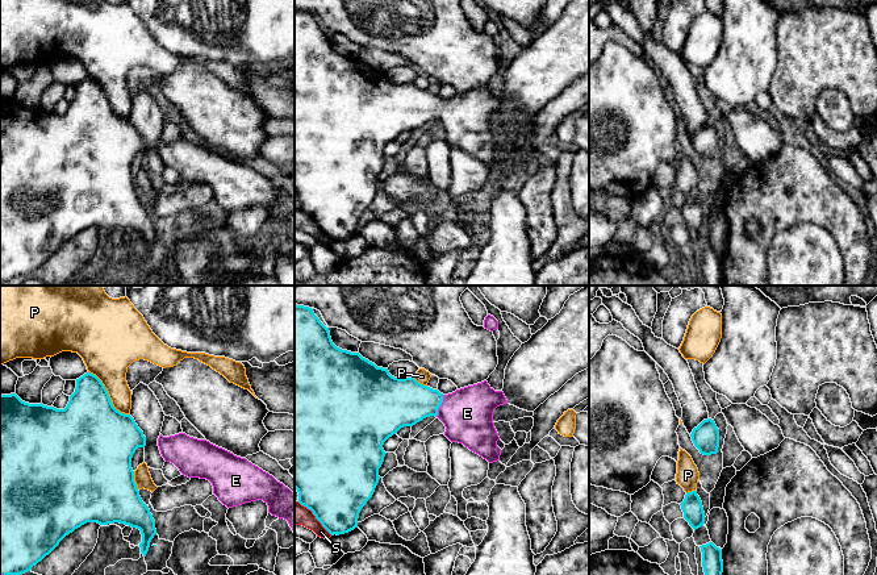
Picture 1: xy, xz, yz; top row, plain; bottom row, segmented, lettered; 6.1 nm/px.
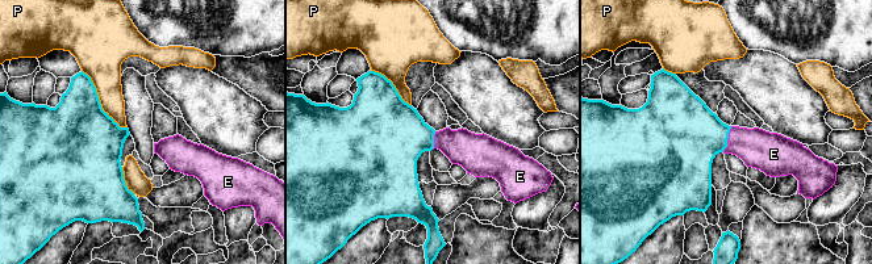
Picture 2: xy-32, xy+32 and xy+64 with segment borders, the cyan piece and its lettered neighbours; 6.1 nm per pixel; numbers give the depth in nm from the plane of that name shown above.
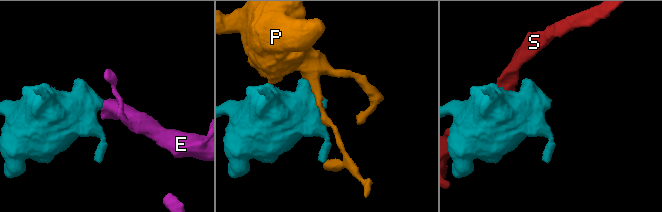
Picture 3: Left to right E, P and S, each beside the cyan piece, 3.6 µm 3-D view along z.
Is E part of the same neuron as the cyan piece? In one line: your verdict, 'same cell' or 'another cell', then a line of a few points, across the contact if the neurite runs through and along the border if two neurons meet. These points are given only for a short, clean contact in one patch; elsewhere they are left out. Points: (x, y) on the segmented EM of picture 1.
same cell; line xz (400, 403), (441, 404), (467, 413)

